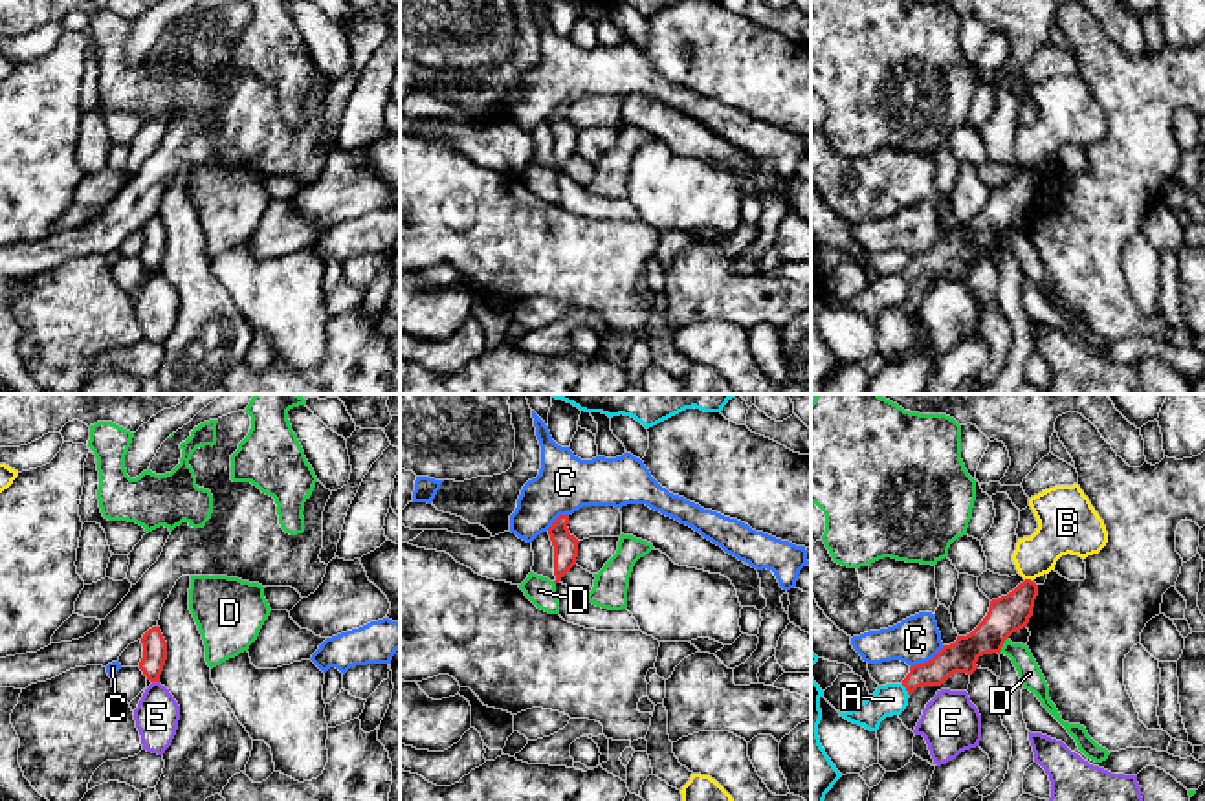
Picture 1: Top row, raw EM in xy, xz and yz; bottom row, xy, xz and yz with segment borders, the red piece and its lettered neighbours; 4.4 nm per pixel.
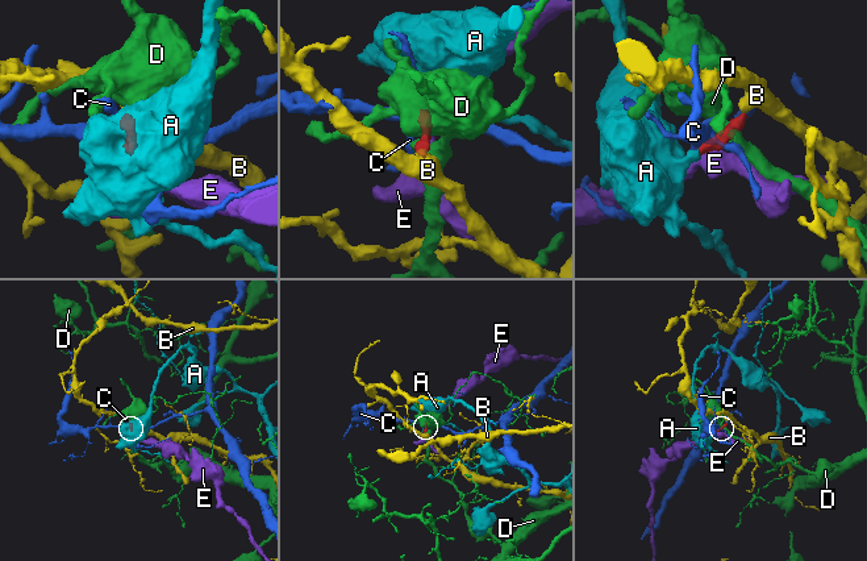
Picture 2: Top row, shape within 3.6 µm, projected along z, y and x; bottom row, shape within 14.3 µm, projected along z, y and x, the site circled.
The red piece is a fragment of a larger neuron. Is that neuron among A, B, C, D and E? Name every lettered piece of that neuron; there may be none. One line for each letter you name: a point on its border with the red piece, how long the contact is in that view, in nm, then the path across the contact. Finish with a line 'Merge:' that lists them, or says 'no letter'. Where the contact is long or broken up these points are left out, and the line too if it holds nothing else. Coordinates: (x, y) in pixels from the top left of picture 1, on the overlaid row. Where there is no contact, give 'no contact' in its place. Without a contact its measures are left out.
A: yz (906, 690) | 70 nm | across yz (952, 658), (906, 690), (892, 699)
Merge: A

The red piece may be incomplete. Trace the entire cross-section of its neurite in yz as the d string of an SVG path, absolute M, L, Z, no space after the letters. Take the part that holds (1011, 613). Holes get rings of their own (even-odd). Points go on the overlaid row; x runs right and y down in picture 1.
M1031 579L1020 583L1012 592L990 601L983 621L967 636L957 636L928 662L910 667L901 684L879 686L855 709L840 713L846 720L877 731L886 717L901 715L910 695L921 686L941 686L954 673L972 675L978 658L1001 651L1005 640L1027 627L1033 616L1038 585Z

